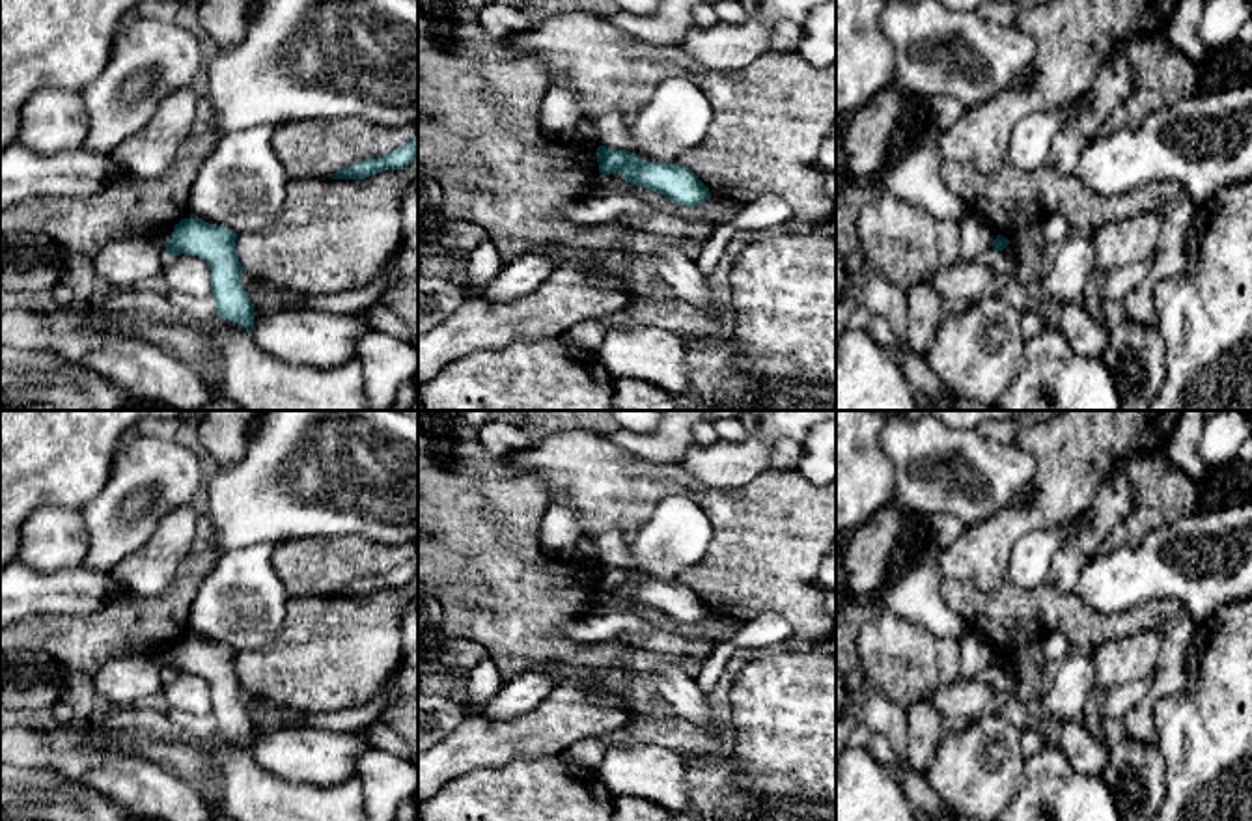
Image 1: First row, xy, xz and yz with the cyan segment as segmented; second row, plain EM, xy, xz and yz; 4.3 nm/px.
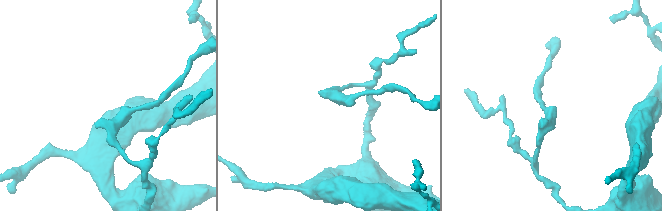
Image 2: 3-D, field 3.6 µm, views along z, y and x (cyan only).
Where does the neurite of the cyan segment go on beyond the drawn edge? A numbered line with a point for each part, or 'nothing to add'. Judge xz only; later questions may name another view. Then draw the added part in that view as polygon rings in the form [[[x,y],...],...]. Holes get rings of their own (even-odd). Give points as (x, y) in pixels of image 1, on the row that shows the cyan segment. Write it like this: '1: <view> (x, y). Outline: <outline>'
nothing to add

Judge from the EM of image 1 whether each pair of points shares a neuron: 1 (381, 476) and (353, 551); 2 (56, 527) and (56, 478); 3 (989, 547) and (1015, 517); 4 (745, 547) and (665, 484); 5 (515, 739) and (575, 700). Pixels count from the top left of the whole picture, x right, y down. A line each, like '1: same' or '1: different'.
1: different
2: different
3: same
4: same
5: same

